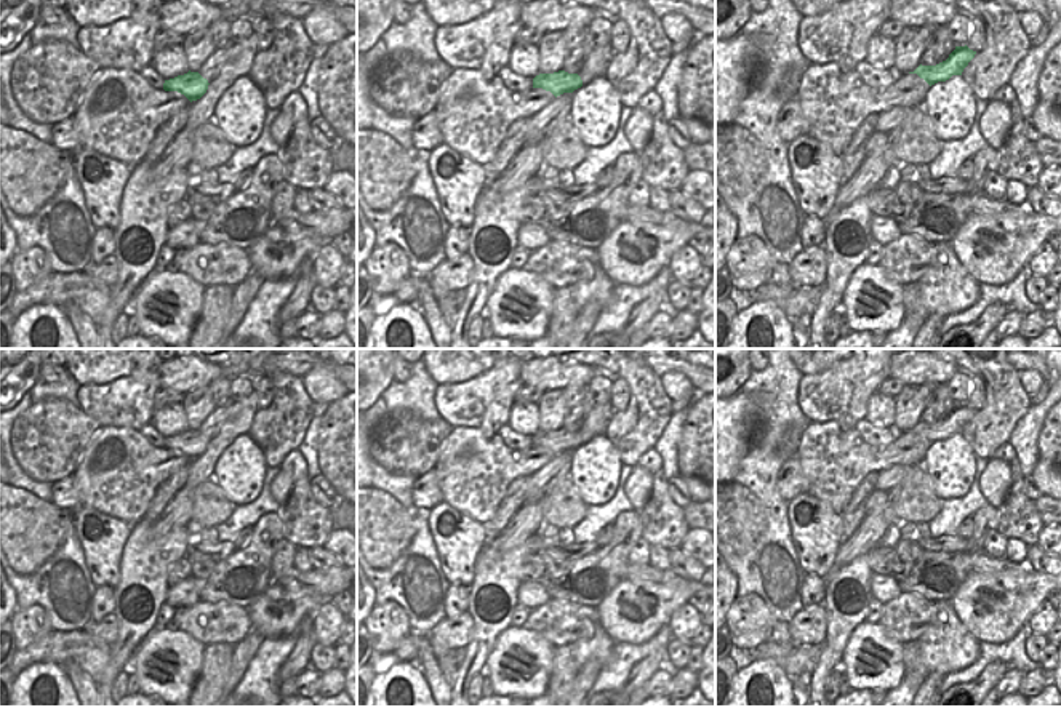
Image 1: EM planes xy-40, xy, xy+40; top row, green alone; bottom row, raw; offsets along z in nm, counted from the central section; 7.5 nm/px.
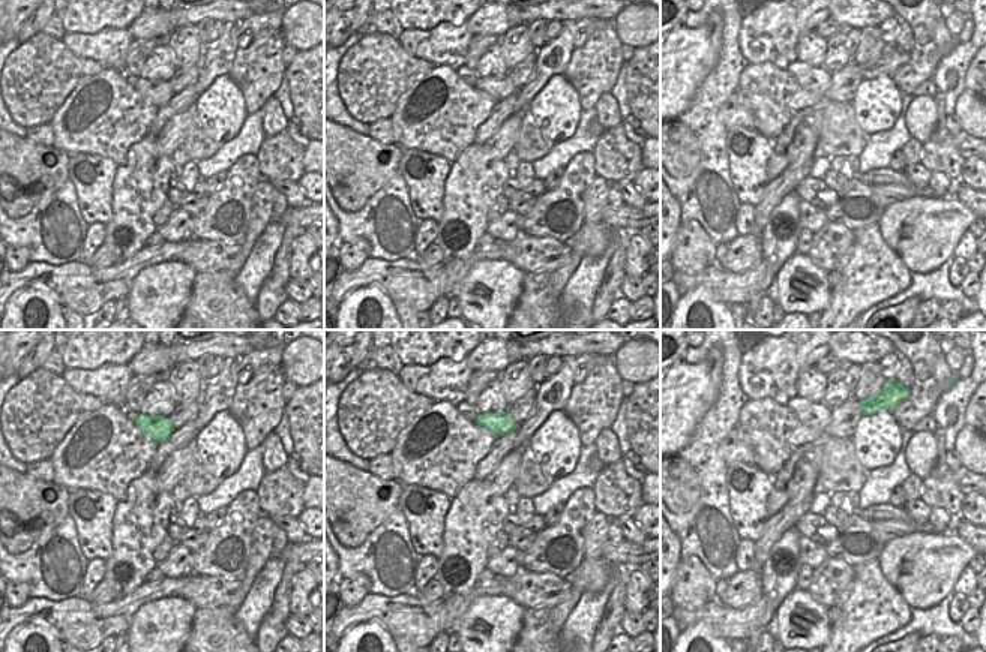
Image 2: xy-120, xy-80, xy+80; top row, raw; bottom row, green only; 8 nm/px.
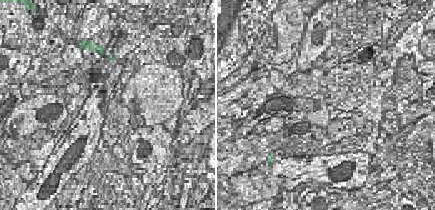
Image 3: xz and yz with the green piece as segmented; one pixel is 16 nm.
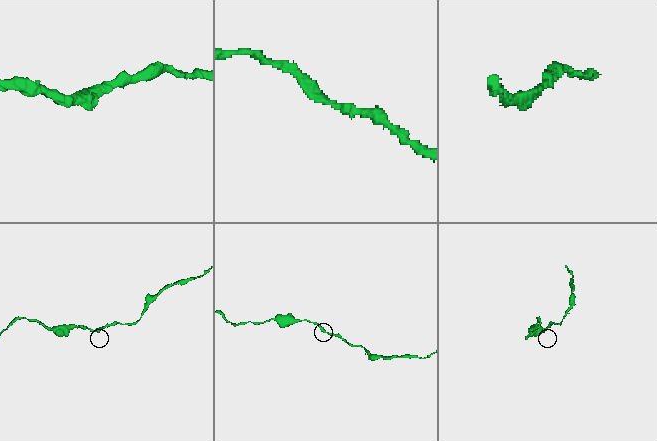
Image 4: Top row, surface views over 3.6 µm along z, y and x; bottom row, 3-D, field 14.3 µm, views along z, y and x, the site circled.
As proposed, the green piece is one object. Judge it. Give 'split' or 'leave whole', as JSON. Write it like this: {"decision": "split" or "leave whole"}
{"decision": "leave whole"}

